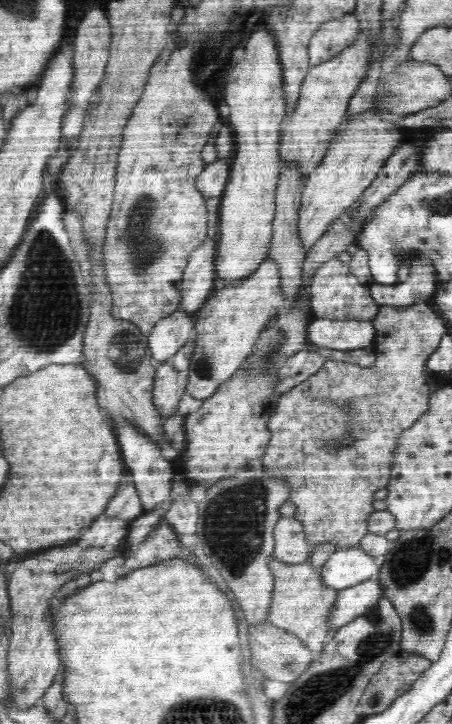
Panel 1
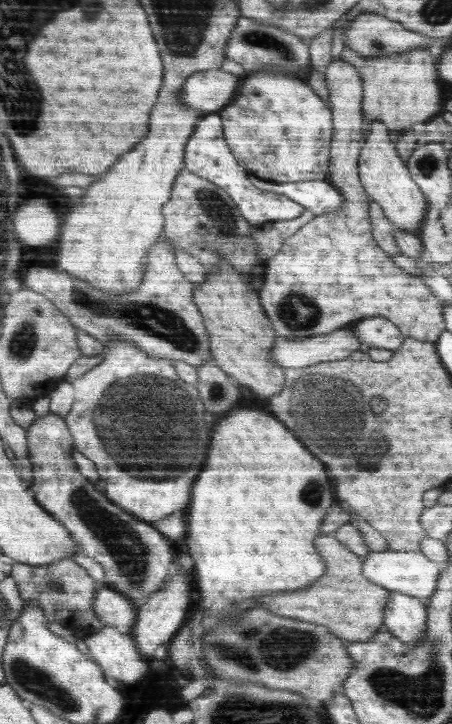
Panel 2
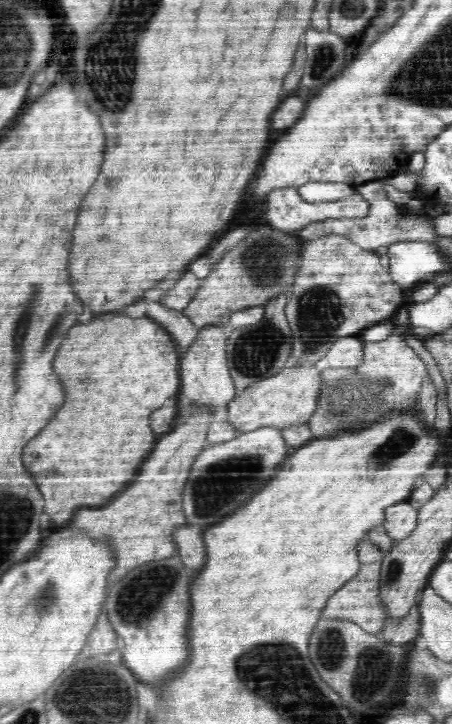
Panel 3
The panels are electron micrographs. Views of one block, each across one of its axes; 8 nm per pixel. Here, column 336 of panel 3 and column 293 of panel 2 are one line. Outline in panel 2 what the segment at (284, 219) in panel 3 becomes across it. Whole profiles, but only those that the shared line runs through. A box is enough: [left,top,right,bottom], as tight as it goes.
[185,112,306,225]

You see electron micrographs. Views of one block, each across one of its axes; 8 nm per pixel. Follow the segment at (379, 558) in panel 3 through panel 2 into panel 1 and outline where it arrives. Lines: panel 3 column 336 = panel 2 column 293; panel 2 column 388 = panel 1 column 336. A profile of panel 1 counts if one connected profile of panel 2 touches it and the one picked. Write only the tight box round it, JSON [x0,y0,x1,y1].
[268,558,338,652]

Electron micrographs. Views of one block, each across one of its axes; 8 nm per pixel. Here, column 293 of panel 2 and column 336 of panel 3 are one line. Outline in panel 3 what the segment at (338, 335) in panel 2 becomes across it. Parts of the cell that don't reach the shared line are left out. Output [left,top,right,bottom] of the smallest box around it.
[325,336,365,369]

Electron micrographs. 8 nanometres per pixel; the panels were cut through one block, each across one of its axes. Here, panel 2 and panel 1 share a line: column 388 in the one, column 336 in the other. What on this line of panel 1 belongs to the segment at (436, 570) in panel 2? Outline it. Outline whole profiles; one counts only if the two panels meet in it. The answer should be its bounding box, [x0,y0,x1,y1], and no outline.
[321,546,380,590]

